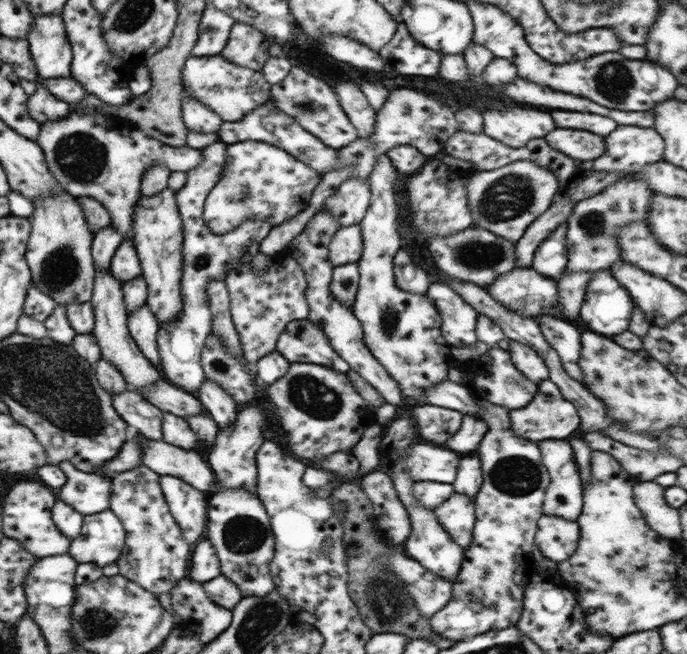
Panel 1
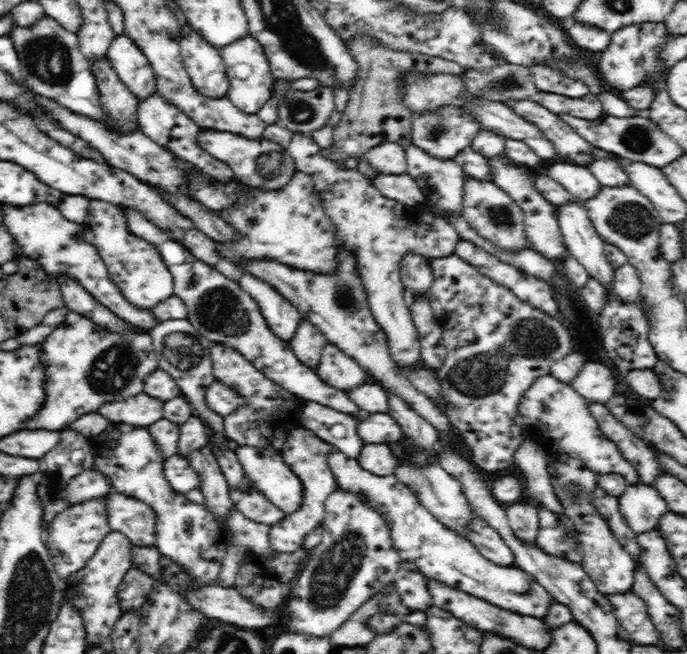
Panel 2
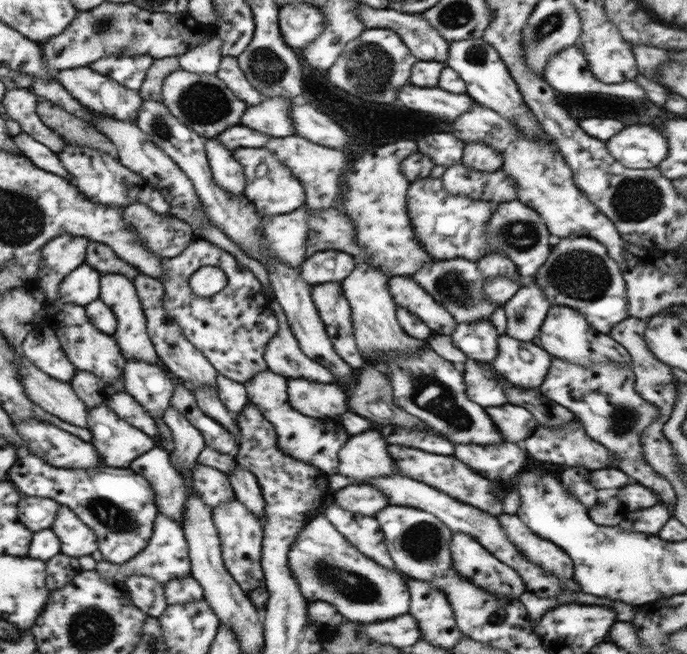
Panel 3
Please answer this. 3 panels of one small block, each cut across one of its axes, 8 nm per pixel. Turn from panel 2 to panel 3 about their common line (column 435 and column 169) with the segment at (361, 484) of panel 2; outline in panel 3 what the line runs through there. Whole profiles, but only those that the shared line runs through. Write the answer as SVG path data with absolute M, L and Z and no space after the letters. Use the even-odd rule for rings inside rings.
M158 513L154 521L152 536L150 537L148 546L143 552L140 552L132 561L126 565L116 565L110 562L99 562L94 569L103 578L118 580L123 582L127 575L146 575L153 579L153 582L165 585L170 580L183 578L191 575L191 563L189 560L188 542L183 533L183 527L178 521L174 521L172 517Z

